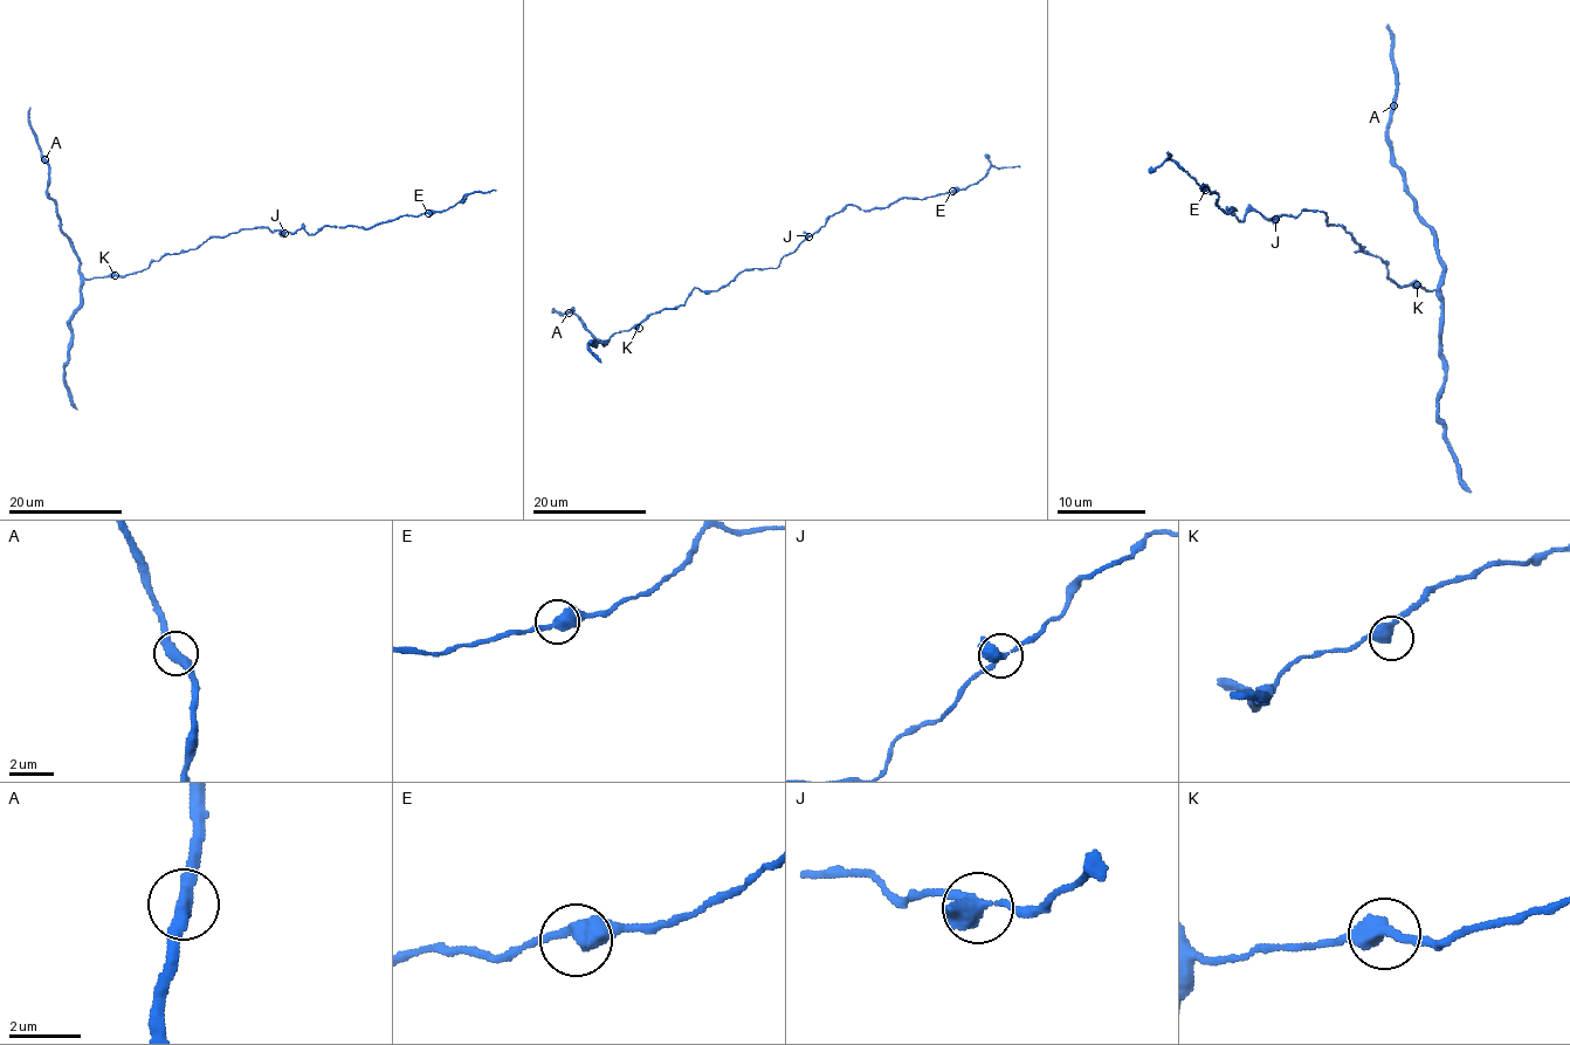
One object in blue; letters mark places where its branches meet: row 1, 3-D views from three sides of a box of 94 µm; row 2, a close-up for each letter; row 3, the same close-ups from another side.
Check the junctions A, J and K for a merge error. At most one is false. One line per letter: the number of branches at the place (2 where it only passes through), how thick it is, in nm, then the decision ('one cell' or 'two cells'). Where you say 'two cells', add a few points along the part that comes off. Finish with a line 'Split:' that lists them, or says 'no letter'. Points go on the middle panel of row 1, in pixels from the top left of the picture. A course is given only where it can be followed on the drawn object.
A: branches 2; calibre 420 nm; one cell
J: branches 2; calibre 440 nm; one cell
K: branches 2; calibre 440 nm; one cell
Split: no letter

